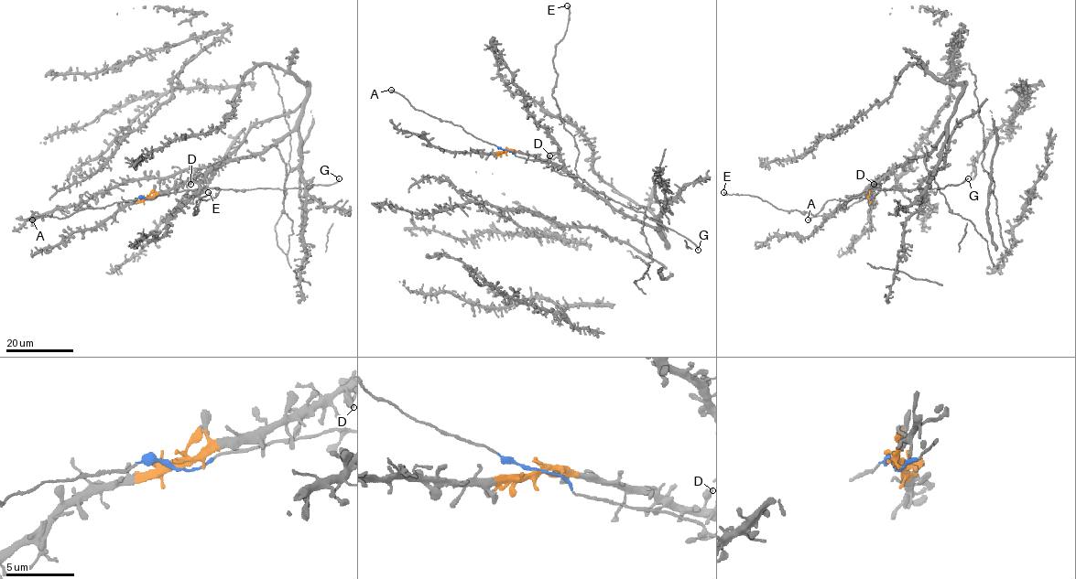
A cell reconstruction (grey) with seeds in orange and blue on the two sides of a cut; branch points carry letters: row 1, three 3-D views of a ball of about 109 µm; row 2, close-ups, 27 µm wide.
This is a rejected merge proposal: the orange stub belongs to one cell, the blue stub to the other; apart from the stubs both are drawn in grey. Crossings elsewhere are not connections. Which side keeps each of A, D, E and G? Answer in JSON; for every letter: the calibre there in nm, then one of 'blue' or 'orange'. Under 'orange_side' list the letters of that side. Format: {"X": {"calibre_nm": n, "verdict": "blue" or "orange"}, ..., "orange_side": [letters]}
{"A": {"calibre_nm": 380, "verdict": "blue"}, "D": {"calibre_nm": 460, "verdict": "orange"}, "E": {"calibre_nm": 260, "verdict": "blue"}, "G": {"calibre_nm": 180, "verdict": "blue"}, "orange_side": ["D"]}

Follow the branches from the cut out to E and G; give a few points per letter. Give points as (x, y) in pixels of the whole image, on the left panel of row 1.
E: (147, 199), (187, 190), (217, 188), (215, 197), (201, 200), (194, 215), (197, 201), (210, 194), (208, 191)
G: (147, 199), (204, 187), (305, 188), (309, 185), (331, 185), (339, 178)

